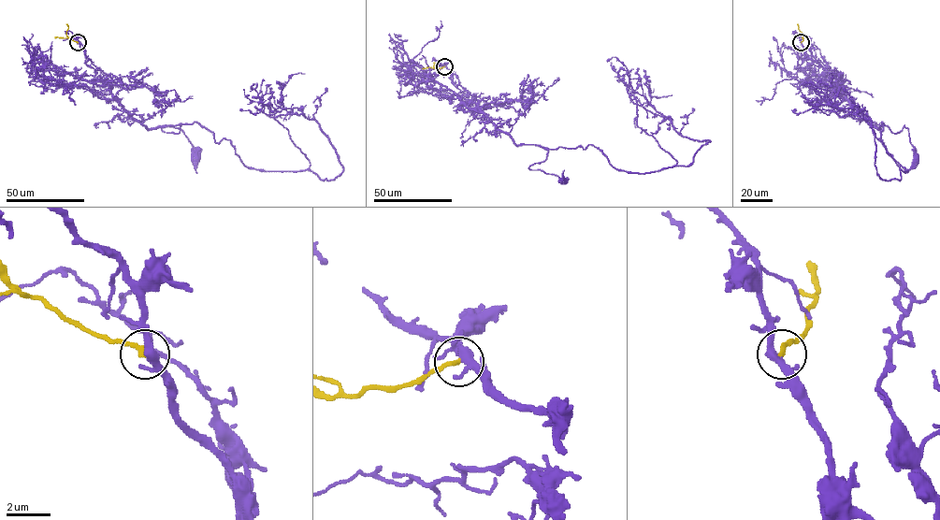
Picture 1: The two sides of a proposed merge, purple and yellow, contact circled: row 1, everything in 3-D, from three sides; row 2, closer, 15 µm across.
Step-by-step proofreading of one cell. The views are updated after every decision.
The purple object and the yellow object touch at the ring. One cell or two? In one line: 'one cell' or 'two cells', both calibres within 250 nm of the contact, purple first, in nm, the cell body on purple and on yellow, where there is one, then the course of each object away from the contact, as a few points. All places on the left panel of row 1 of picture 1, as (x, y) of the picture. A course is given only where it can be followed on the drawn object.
one cell; 280 nm thick on the purple side, 200 nm on the other; cell body of purple at (195, 161); no cell body on yellow; purple runs (78, 42), (132, 117), (149, 128), (180, 125), (178, 133), (162, 129), (180, 129), (195, 161); yellow runs (78, 42), (67, 36), (66, 23)

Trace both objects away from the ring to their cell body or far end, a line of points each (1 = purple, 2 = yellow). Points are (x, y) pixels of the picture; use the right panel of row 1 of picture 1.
1: (801, 42), (870, 124), (886, 125), (895, 133), (904, 125), (916, 161)
2: (801, 42), (803, 36), (798, 23)

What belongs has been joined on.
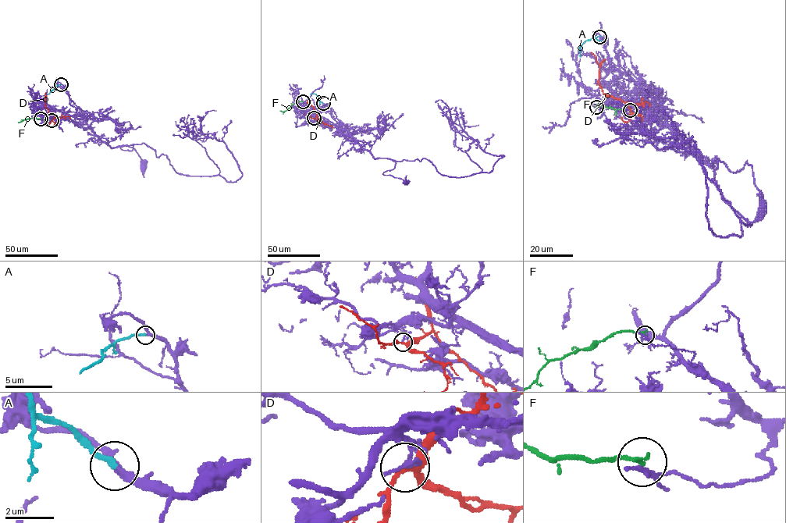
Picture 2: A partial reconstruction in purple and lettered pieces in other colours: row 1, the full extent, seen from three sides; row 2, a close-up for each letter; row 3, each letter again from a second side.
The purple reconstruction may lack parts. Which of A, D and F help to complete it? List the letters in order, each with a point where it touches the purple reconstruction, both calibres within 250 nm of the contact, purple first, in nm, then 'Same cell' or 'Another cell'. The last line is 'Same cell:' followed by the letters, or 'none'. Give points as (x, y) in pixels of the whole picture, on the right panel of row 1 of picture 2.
A: Touches purple at (599, 37). Thickness 240 nm (purple) against 240 nm. Same cell
D: Touches purple at (630, 110). Thickness 90 nm (purple) against 200 nm. Another cell
F: Touches purple at (596, 107). Thickness 150 nm (purple) against 170 nm. Another cell
Same cell: A

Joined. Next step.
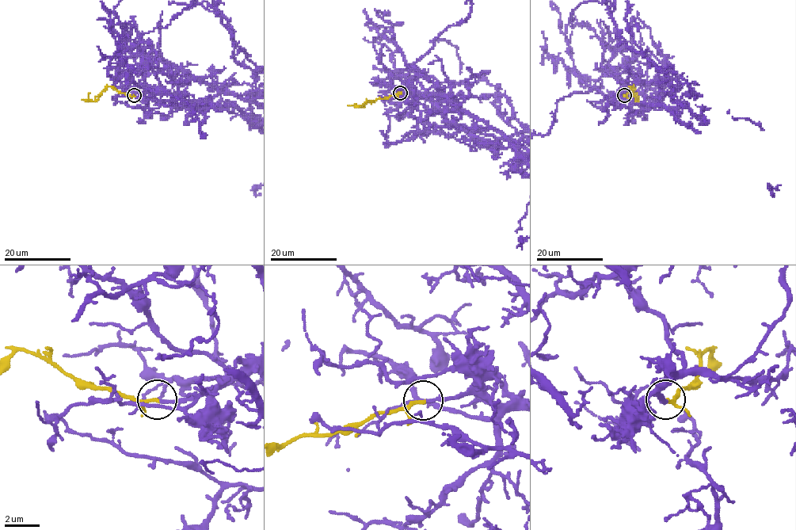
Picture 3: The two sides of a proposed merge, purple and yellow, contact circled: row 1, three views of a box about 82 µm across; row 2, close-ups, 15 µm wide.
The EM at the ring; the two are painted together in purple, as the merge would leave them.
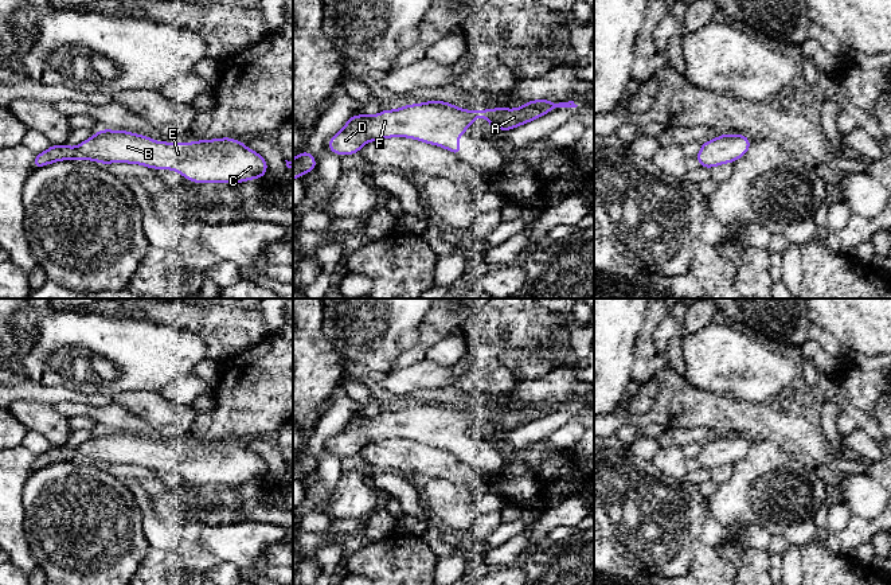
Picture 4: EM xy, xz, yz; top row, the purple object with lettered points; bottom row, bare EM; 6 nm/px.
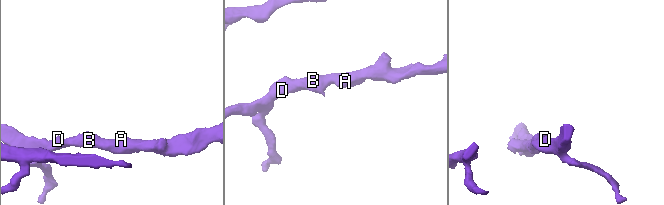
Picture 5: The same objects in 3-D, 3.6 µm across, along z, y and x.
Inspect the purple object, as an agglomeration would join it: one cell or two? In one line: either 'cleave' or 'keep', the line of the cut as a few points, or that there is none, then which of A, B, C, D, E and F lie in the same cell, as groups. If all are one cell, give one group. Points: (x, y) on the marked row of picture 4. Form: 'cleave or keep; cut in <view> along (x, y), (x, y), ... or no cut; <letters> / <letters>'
keep; no cut; A B C D E F

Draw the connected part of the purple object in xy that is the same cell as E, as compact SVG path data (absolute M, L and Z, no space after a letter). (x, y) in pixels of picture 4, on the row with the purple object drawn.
M110 129L97 132L75 148L51 144L35 156L32 165L36 169L71 159L173 169L194 183L242 183L267 172L267 163L258 152L230 137L177 144Z

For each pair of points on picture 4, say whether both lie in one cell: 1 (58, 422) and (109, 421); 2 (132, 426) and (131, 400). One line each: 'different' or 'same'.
1: different
2: different

